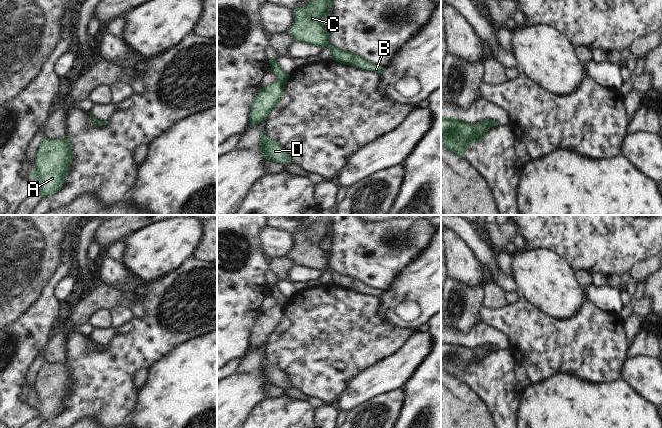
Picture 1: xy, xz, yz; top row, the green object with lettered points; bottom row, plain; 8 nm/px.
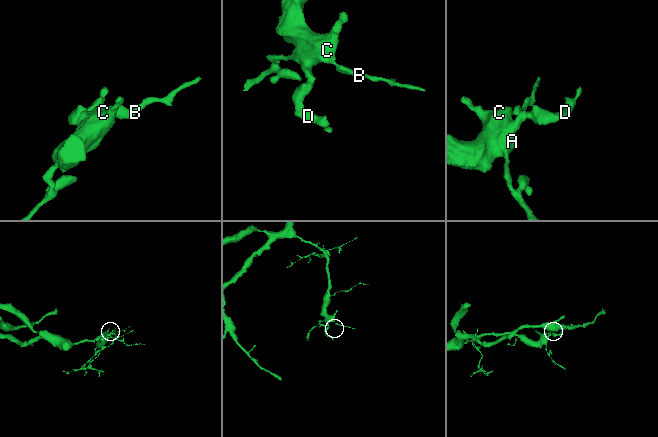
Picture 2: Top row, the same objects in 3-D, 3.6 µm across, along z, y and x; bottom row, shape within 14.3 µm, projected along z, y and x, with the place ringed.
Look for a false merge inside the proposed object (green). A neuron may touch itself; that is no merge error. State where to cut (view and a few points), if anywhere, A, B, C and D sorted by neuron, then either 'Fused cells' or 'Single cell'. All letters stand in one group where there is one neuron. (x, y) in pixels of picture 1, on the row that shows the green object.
No split. Groups: A B C D. Single cell

